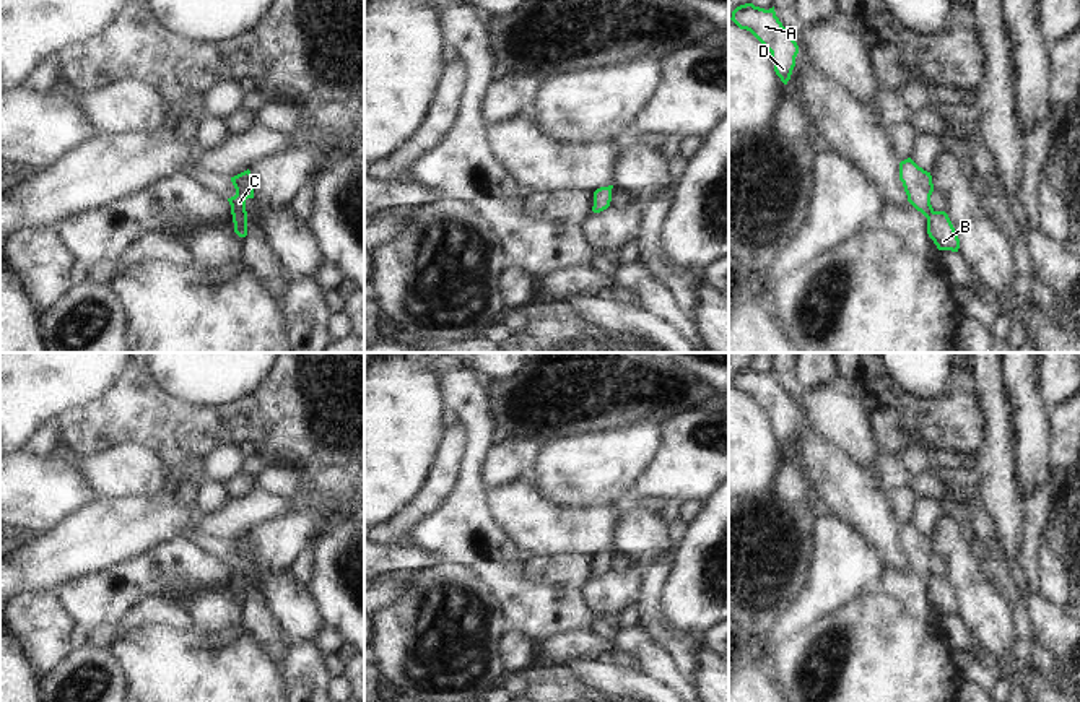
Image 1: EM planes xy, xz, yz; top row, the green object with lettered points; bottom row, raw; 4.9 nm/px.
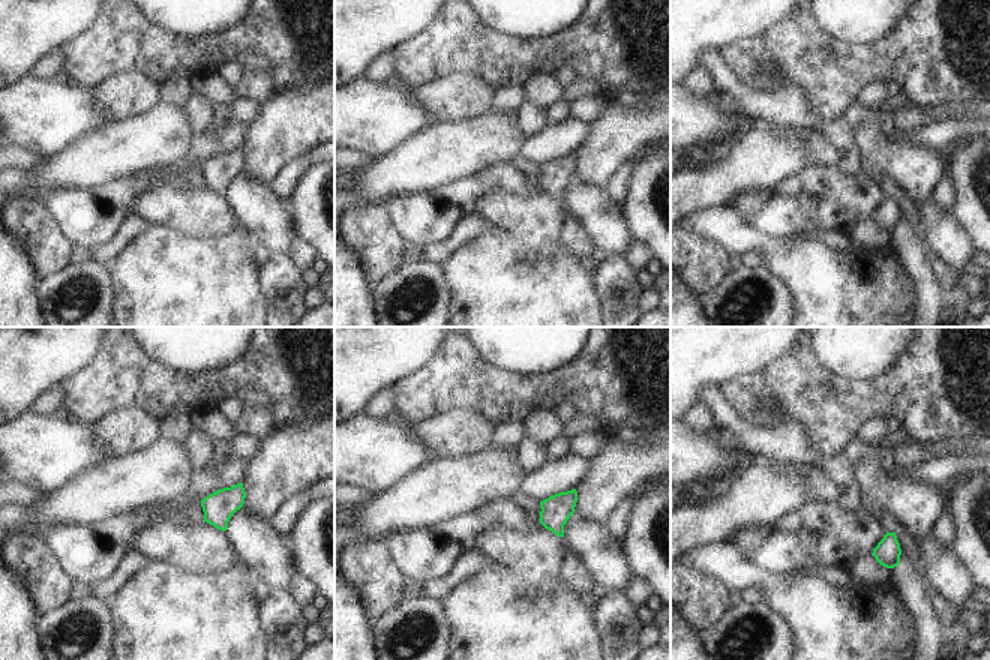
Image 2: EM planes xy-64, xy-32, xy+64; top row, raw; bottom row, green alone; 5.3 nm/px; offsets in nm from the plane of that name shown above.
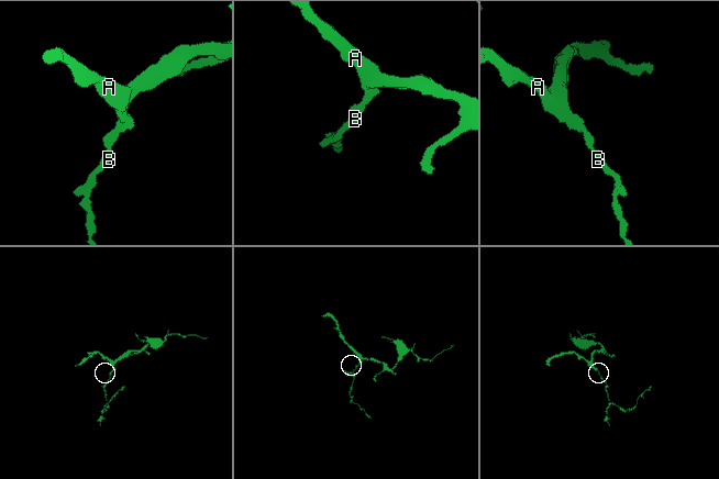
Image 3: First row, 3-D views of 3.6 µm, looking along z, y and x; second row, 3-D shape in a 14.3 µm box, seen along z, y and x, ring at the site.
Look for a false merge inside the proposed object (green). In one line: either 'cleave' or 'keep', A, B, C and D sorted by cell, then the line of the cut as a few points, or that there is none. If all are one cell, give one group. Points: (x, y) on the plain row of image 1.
keep; groups A B C D; cut none

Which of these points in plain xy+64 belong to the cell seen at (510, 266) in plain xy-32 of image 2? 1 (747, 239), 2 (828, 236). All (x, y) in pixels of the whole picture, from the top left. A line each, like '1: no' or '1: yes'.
1: yes
2: no

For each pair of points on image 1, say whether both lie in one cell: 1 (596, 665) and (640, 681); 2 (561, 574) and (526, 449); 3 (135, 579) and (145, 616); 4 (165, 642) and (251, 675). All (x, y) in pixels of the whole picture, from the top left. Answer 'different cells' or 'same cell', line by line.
1: same cell
2: different cells
3: different cells
4: same cell

